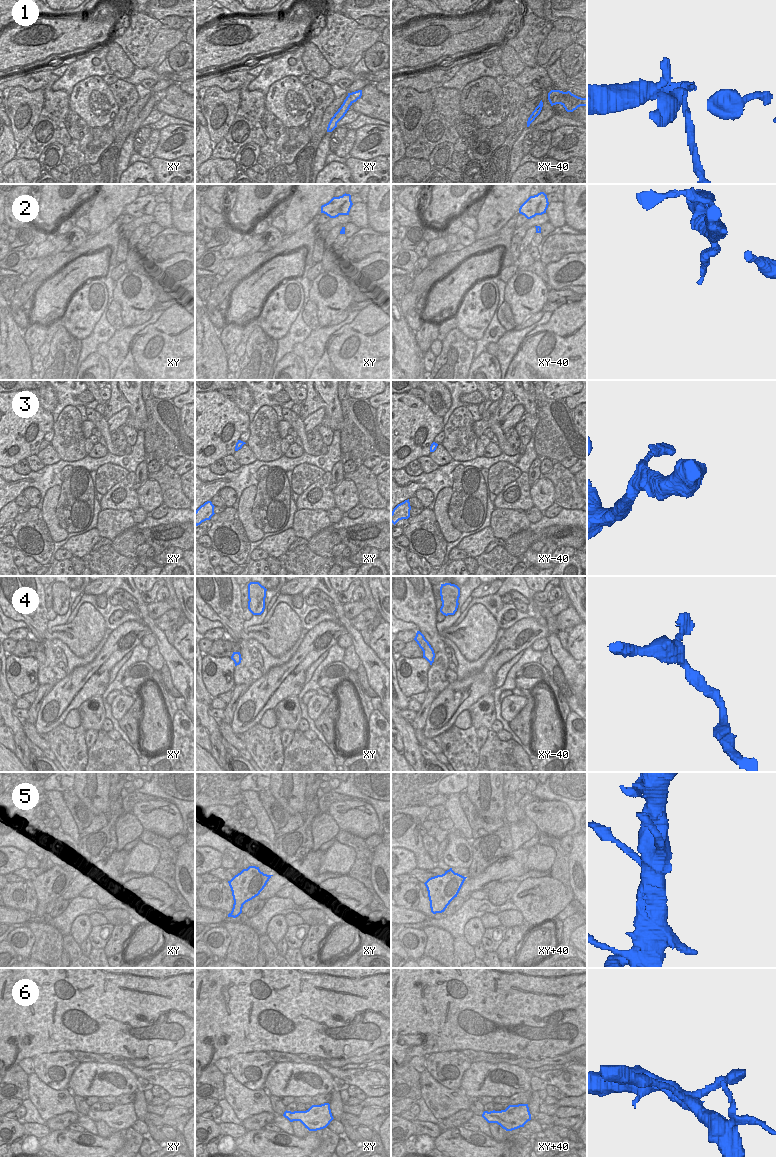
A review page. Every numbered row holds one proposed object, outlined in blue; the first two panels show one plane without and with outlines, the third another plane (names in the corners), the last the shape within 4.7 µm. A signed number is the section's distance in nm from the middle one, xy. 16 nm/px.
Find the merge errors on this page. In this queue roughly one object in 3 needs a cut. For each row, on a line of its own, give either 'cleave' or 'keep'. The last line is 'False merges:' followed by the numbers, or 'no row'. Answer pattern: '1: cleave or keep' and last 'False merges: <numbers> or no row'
1: cleave
2: keep
3: keep
4: keep
5: keep
6: keep
False merges: 1

